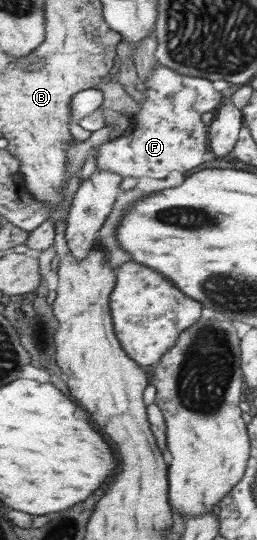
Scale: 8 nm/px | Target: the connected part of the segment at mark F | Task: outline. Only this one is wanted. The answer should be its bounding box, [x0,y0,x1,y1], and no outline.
[91,62,222,179]

